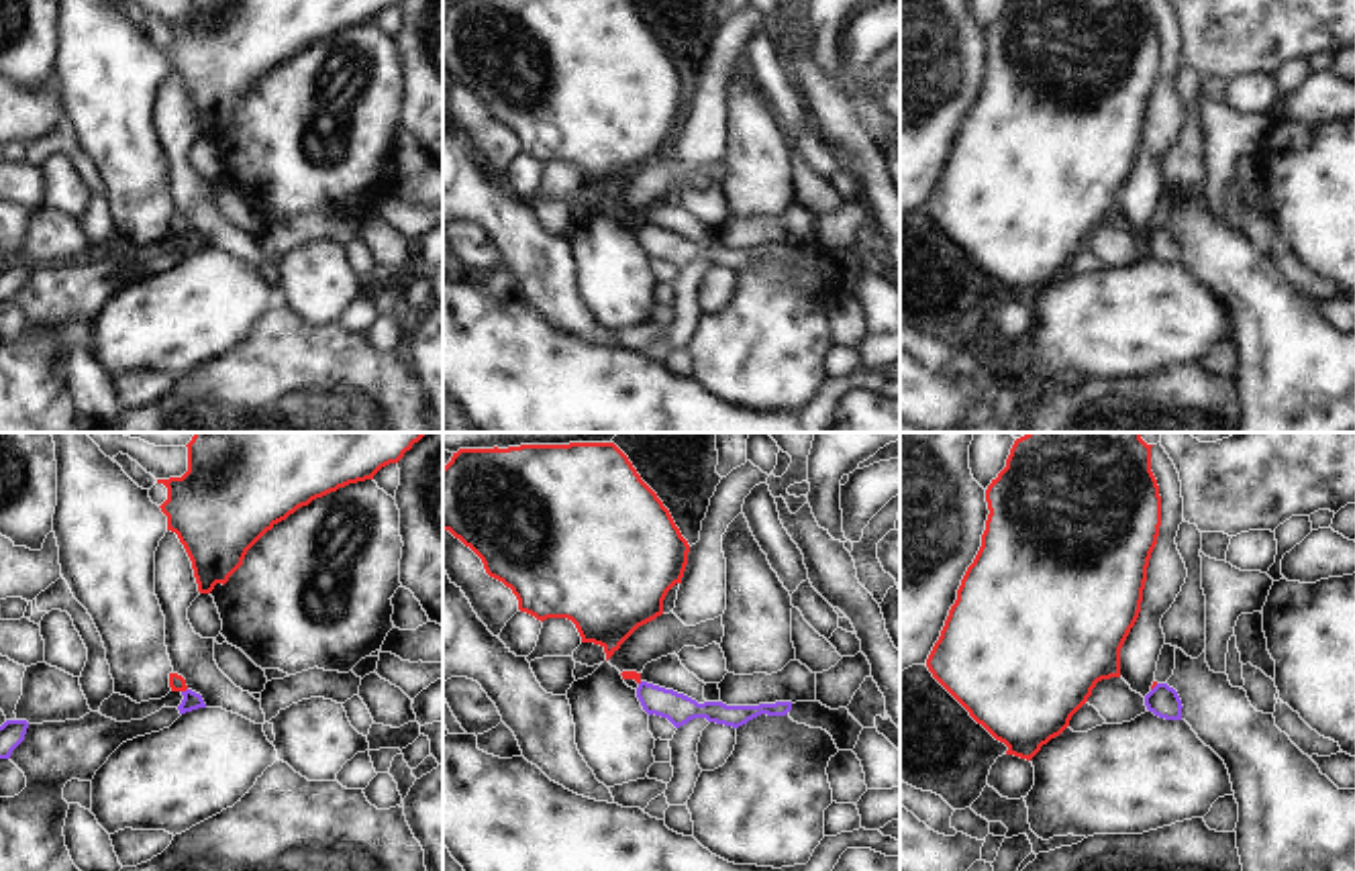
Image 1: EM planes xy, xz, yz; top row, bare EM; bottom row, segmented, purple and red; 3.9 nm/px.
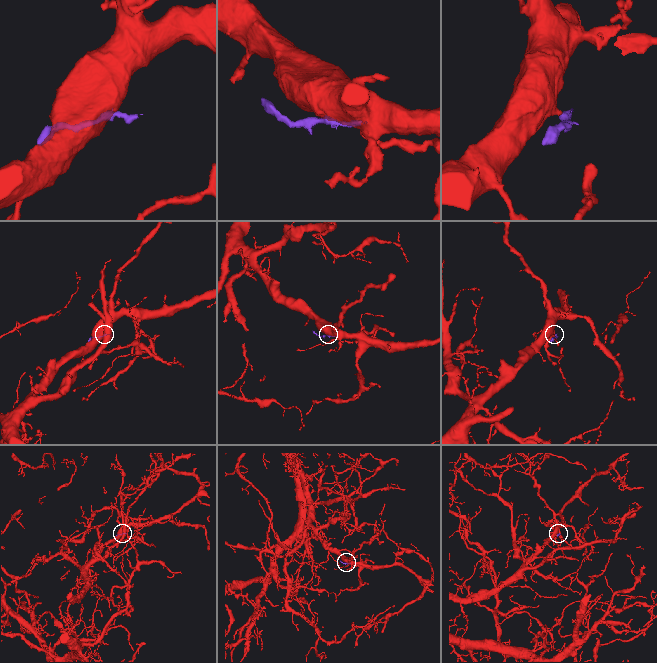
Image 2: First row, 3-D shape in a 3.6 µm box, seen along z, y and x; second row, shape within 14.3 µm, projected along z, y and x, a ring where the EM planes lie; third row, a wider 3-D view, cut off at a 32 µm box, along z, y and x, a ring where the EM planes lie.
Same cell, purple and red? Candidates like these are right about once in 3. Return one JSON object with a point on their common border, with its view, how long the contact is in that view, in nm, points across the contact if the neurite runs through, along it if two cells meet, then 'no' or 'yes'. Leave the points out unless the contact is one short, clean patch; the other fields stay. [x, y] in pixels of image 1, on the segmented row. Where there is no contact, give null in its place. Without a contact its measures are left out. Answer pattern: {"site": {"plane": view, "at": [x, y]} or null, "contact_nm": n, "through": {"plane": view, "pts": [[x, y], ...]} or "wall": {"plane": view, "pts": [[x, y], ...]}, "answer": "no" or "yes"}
{"site": {"plane": "xy", "at": [186, 690]}, "contact_nm": 30, "wall": {"plane": "xy", "pts": [[186, 688], [182, 692]]}, "answer": "no"}

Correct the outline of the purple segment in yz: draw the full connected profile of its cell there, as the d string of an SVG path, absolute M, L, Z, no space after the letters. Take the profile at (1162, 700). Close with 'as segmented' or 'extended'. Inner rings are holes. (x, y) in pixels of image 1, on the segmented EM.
M1157 683L1147 696L1145 706L1159 718L1182 720L1182 700L1167 683Z; as segmented

